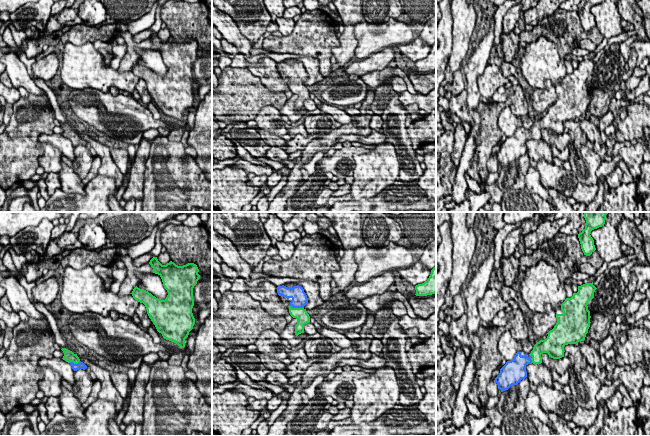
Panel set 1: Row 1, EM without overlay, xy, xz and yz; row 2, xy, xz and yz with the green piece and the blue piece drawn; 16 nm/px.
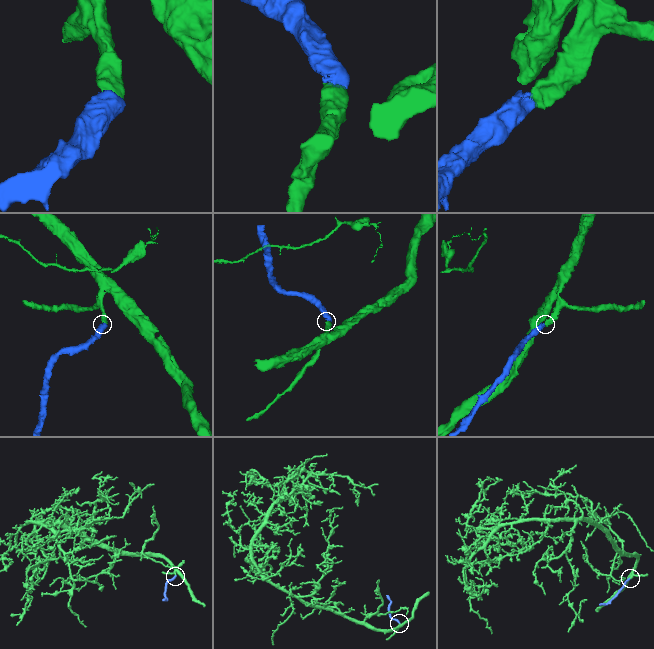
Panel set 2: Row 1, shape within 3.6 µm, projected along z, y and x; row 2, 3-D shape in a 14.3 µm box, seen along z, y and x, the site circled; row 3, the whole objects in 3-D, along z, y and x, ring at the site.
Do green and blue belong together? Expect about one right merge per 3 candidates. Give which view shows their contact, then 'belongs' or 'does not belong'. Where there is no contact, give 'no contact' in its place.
meets green in xz; belongs

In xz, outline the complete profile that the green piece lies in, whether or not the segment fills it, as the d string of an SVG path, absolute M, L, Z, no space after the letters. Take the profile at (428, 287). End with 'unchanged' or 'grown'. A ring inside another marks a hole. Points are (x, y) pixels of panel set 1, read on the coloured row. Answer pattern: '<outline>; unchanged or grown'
M436 264L427 281L415 286L416 296L427 296L436 293Z; unchanged

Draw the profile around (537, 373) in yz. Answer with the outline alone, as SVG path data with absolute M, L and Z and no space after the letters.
M528 364L526 365L527 377L529 382L538 386L541 383L546 384L549 387L554 388L553 386L553 378L550 370L541 364Z

